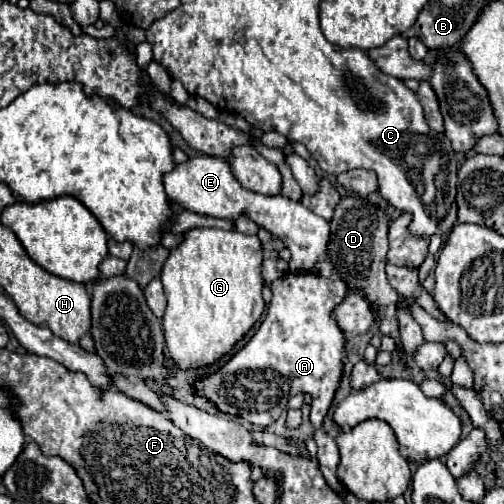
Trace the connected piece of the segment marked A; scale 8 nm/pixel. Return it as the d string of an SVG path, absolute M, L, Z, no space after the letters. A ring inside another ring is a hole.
M318 272L284 274L282 278L272 282L270 290L272 302L258 332L218 372L198 380L196 390L202 396L210 398L222 412L242 416L244 420L260 428L266 428L268 424L278 420L294 394L310 394L312 414L314 410L316 414L320 414L320 422L316 422L314 434L314 440L318 444L316 458L320 464L320 472L328 486L344 498L346 488L336 478L336 466L340 462L338 448L334 444L334 438L326 434L322 424L340 386L346 362L346 340L334 320L334 308L352 290L344 280L324 278Z

